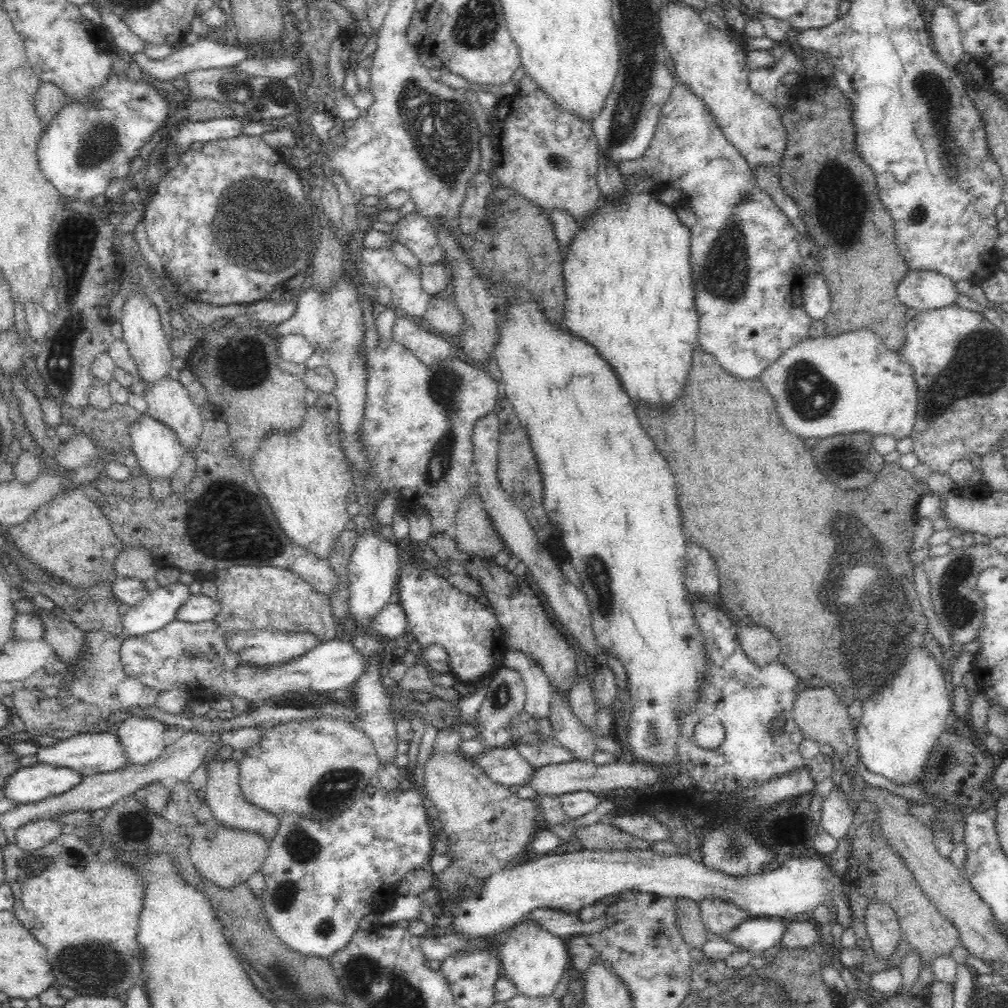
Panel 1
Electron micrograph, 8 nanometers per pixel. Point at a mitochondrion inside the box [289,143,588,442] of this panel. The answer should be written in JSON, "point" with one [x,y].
{"point":[557,159]}

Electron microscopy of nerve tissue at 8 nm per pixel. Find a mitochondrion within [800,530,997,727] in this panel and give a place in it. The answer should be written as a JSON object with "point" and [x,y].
{"point":[895,617]}

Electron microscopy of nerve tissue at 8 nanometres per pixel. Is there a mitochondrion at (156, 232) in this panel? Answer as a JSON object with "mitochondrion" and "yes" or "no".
{"mitochondrion":"no"}

